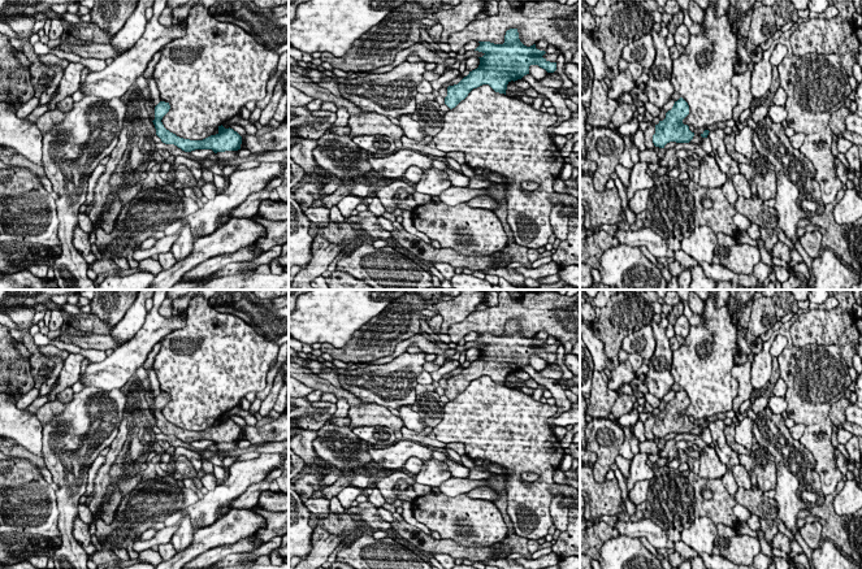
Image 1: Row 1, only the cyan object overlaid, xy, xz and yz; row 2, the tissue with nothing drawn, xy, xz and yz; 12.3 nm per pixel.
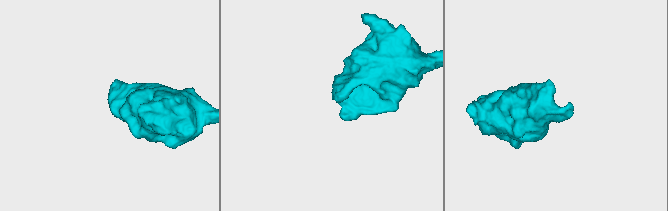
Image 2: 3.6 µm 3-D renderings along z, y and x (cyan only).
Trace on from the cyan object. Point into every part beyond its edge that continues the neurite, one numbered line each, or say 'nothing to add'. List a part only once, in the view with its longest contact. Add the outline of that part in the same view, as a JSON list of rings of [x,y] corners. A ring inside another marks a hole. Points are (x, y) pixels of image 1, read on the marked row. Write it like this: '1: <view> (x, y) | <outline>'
nothing to add

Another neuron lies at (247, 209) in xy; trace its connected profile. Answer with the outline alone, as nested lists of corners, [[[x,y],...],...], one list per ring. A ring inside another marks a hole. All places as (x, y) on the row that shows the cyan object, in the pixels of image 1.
[[[263,188],[255,194],[251,194],[244,203],[242,203],[239,207],[233,209],[231,217],[237,218],[251,218],[256,216],[257,208],[263,200],[267,200],[270,197],[270,194]]]

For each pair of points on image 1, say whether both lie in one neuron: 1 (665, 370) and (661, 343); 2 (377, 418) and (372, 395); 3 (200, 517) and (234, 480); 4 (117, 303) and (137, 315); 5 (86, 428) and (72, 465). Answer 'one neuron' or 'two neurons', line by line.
1: one neuron
2: two neurons
3: one neuron
4: two neurons
5: one neuron

